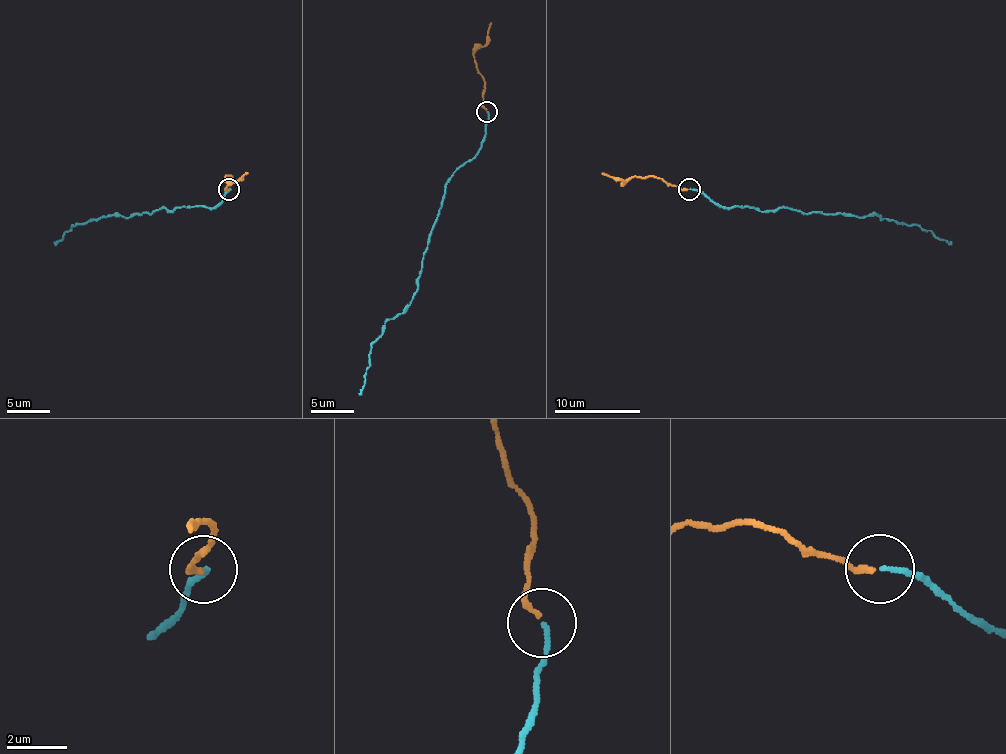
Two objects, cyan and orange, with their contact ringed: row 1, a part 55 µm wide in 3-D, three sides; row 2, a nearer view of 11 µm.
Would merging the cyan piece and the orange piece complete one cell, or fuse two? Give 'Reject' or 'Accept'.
Accept

